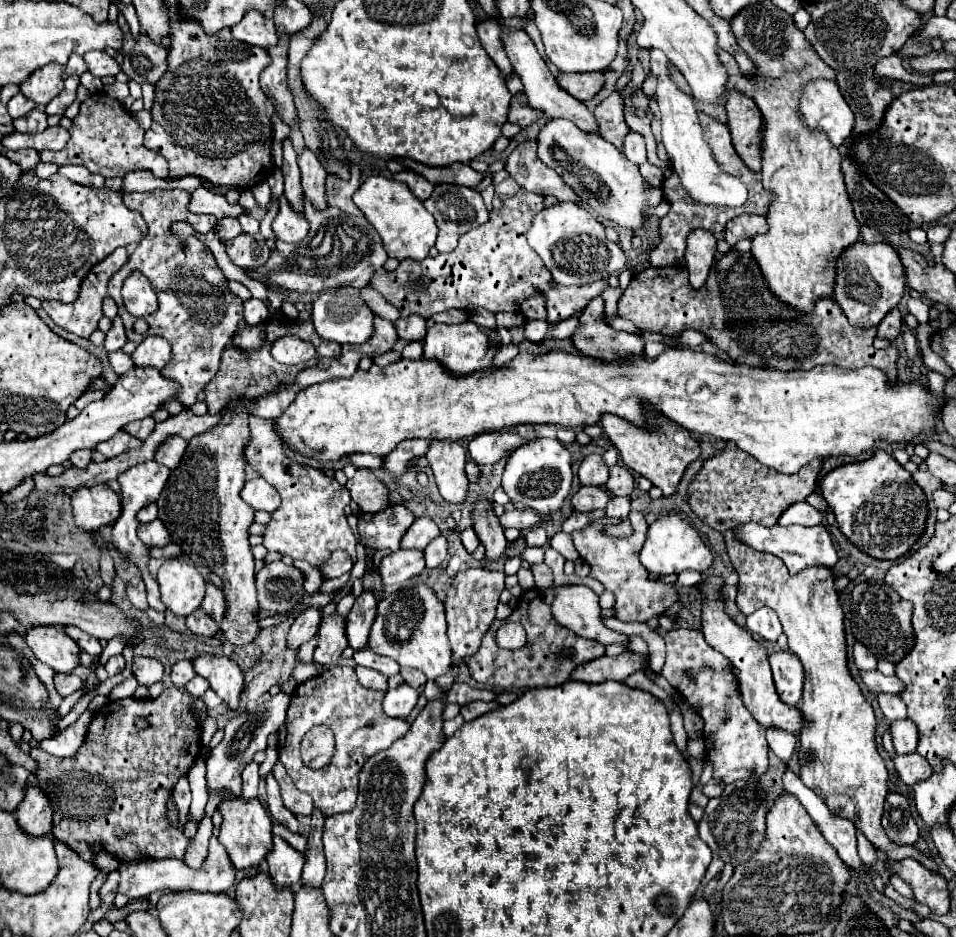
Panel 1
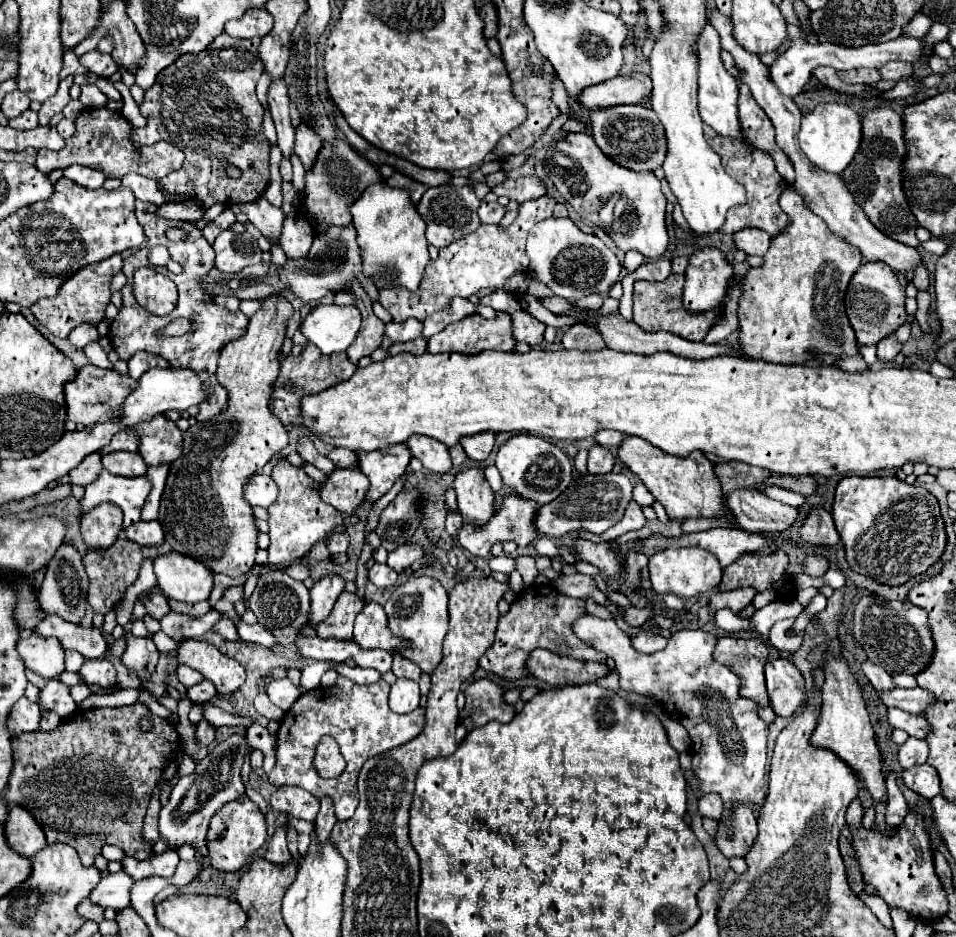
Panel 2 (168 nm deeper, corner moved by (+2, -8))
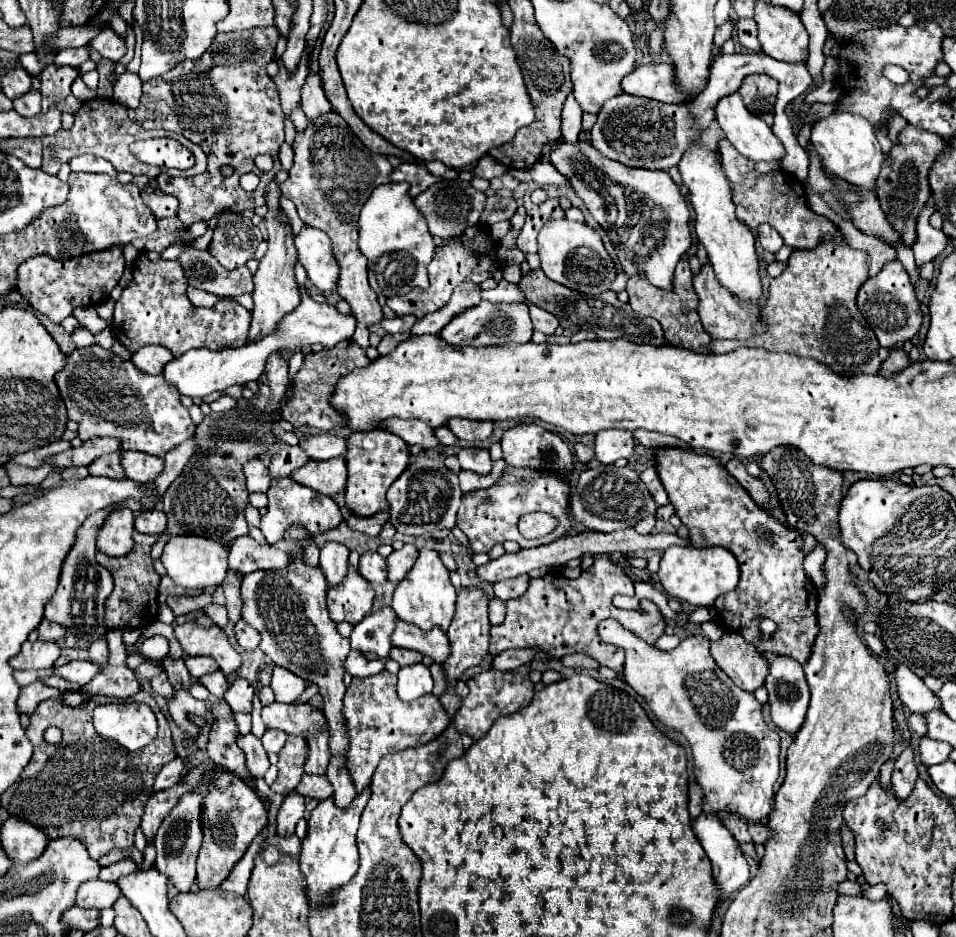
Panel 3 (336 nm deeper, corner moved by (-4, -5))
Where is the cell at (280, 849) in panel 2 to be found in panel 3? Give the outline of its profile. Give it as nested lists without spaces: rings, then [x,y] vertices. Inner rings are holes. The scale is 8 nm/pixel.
[[[290,792],[278,810],[276,834],[278,836],[292,836],[294,828],[302,816],[304,816],[304,798],[298,796],[298,792]]]

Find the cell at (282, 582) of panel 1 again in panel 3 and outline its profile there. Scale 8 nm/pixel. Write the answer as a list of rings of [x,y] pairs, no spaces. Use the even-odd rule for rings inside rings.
[[[302,550],[294,554],[294,562],[286,570],[262,570],[244,576],[242,582],[242,620],[256,628],[262,636],[260,650],[276,664],[308,682],[318,684],[318,694],[324,698],[324,714],[330,724],[330,750],[332,760],[328,766],[328,780],[334,788],[334,806],[346,808],[356,798],[352,780],[344,766],[344,752],[348,748],[348,732],[342,724],[342,696],[344,696],[344,670],[342,662],[350,652],[348,638],[336,632],[336,624],[326,610],[326,580],[320,568],[310,568],[302,560]]]

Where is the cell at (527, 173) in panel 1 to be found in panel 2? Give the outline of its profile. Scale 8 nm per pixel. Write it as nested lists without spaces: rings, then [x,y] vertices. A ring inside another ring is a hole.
[[[518,177],[518,179],[506,179],[504,183],[496,185],[492,193],[506,195],[510,201],[516,201],[516,203],[524,203],[524,201],[542,197],[546,189],[538,177]]]

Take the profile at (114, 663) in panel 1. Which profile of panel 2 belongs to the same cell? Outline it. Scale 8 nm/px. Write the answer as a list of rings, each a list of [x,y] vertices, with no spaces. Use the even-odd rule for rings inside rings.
[[[102,659],[84,661],[84,665],[80,667],[78,673],[86,685],[98,683],[102,687],[112,687],[116,683],[116,671],[110,661],[102,661]]]

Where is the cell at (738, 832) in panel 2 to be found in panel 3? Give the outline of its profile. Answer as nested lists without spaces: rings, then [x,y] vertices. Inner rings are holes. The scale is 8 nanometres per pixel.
[[[750,822],[750,826],[748,826],[748,832],[750,832],[750,836],[752,836],[752,842],[754,844],[764,844],[764,840],[768,838],[768,828],[764,826],[764,824],[760,824],[760,822]]]

